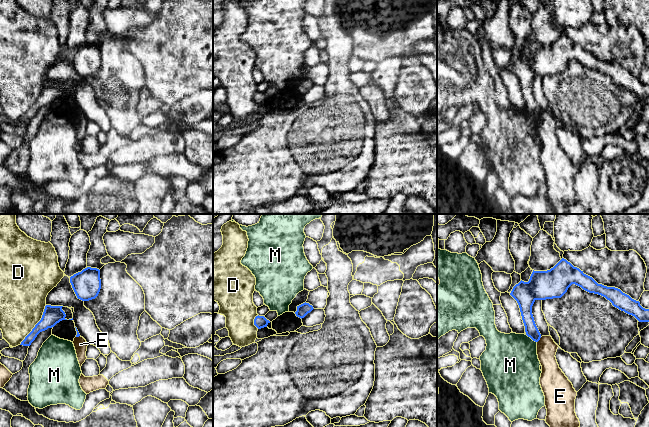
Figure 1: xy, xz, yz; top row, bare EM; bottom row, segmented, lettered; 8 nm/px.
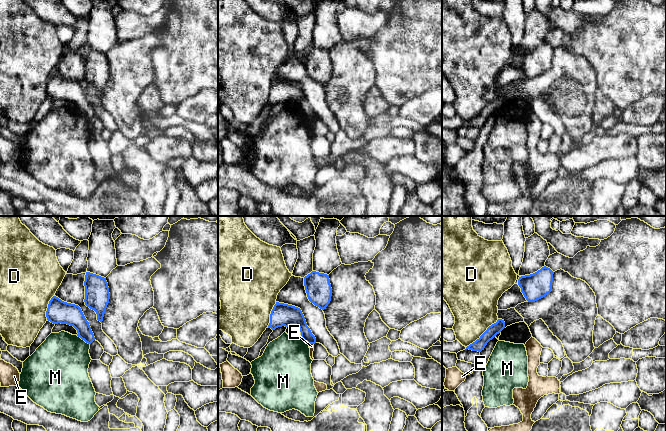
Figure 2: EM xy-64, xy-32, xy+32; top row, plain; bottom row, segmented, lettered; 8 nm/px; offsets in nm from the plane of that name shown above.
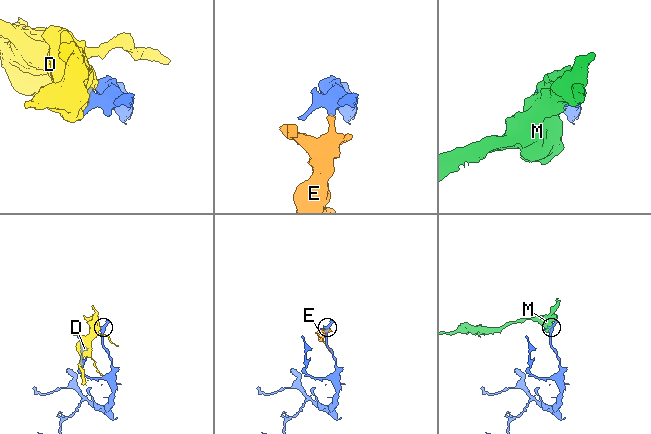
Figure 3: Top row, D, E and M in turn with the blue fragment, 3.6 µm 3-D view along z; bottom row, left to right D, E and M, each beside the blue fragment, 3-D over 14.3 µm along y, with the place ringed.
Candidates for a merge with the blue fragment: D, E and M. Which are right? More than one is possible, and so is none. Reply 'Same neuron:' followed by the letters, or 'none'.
Same neuron: none

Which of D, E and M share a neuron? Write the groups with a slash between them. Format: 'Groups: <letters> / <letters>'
Groups: D / E / M

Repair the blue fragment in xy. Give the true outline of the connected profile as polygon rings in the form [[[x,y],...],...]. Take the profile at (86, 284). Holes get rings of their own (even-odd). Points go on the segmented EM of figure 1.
[[[87,267],[70,277],[70,283],[78,299],[95,299],[101,289],[100,270]]]

